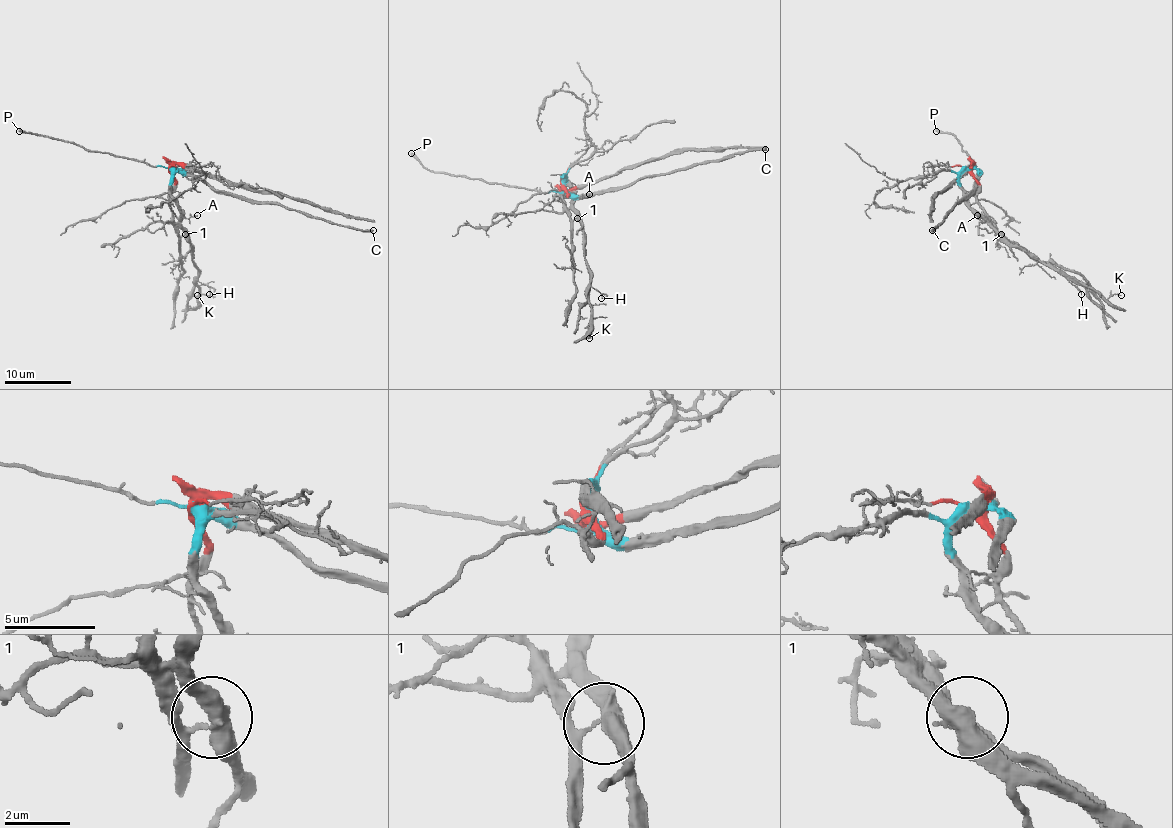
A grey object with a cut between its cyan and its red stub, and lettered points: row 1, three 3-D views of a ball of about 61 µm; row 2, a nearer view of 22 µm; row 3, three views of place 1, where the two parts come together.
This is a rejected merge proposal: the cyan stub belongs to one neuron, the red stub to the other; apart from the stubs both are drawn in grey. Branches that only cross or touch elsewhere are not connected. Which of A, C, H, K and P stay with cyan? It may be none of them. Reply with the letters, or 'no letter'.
A, C, H, K, P

